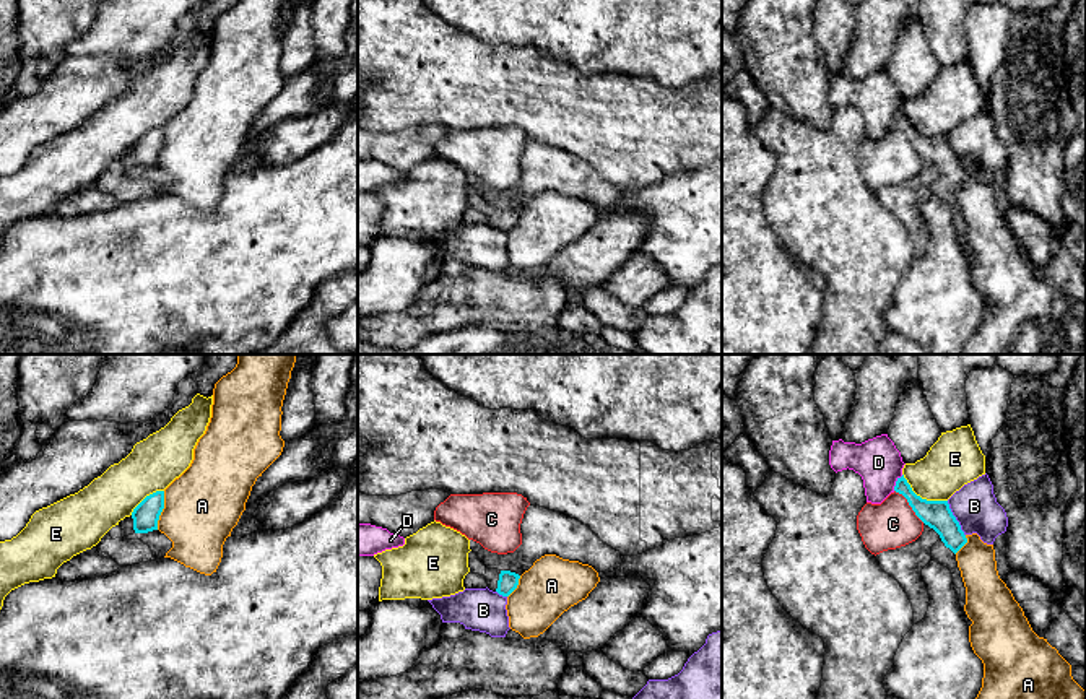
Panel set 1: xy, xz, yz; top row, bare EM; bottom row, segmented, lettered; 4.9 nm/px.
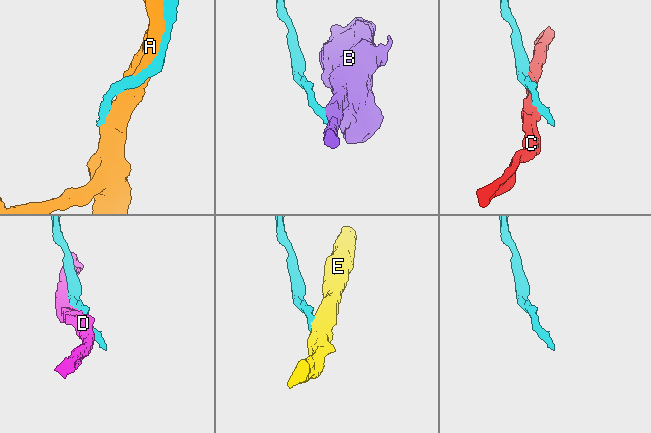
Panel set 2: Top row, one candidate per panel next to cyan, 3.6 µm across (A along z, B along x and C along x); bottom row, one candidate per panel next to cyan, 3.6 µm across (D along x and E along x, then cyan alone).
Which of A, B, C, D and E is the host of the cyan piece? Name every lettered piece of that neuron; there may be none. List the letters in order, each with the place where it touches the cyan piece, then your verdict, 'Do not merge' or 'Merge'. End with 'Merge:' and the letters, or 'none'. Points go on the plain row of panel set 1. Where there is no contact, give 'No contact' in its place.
A: Touches cyan at xy (161, 147). Do not merge
B: Touches cyan at yz (955, 155). Do not merge
C: Touches cyan at yz (909, 140). Do not merge
D: Touches cyan at yz (896, 119). Do not merge
E: Touches cyan at yz (920, 134). Do not merge
Merge: none

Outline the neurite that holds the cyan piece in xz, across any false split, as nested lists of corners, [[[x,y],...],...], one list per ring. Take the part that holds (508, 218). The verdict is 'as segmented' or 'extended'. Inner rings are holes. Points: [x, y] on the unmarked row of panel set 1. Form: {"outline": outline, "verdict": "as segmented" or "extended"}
{"outline": [[[486,205],[488,224],[509,232],[519,221],[520,211],[510,206]]], "verdict": "extended"}

